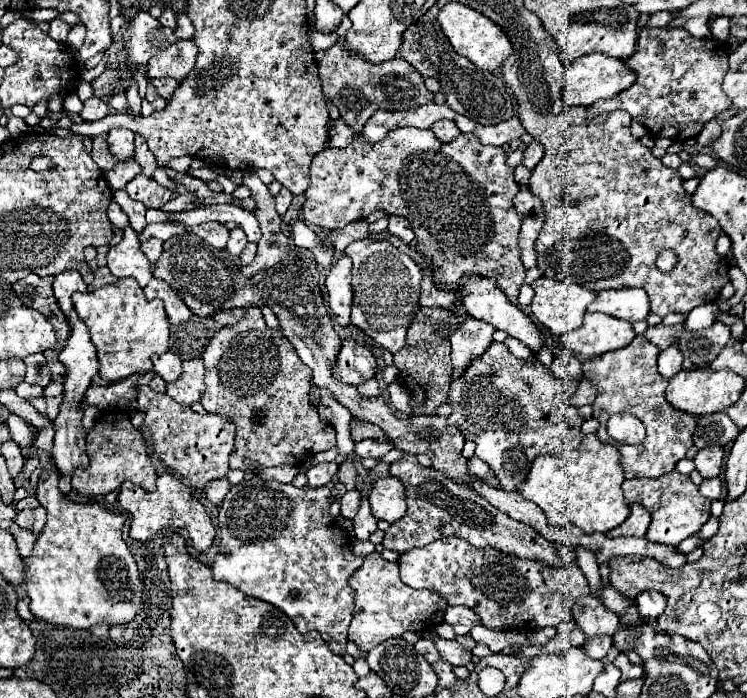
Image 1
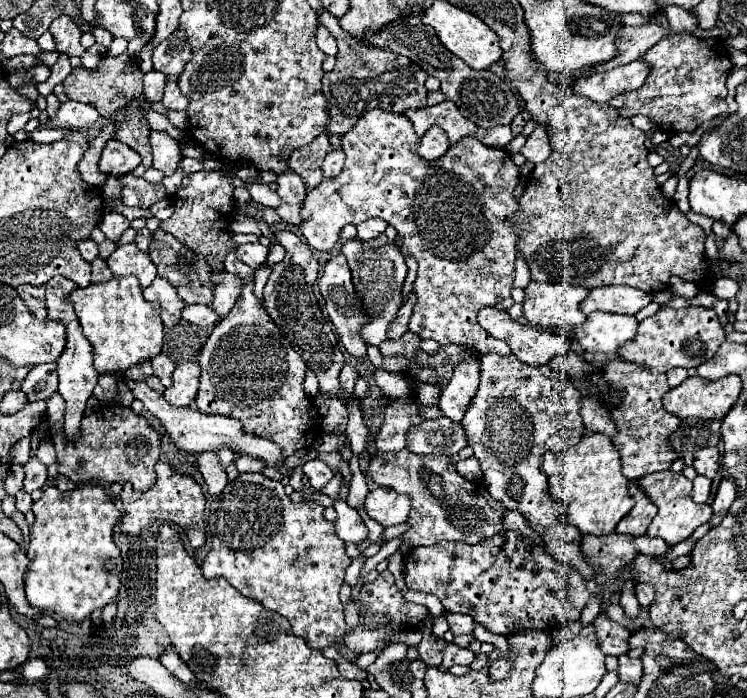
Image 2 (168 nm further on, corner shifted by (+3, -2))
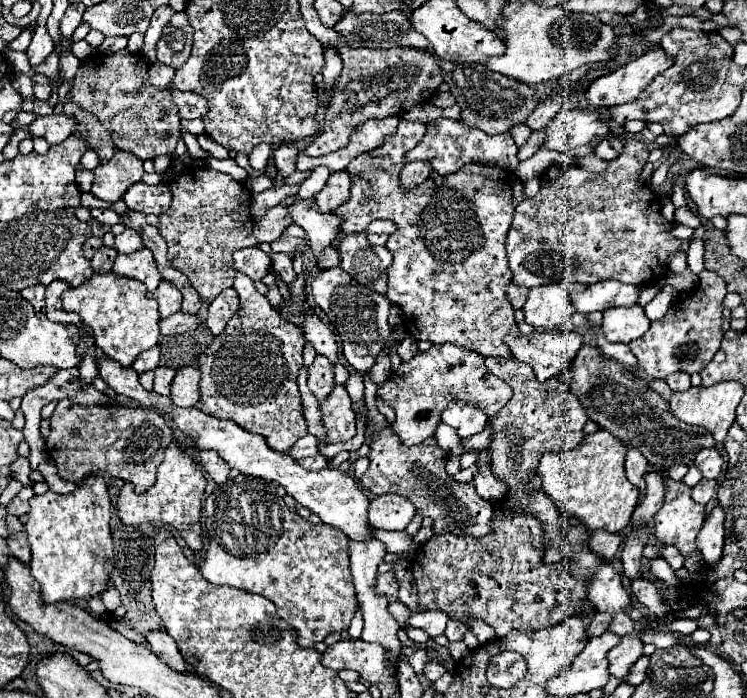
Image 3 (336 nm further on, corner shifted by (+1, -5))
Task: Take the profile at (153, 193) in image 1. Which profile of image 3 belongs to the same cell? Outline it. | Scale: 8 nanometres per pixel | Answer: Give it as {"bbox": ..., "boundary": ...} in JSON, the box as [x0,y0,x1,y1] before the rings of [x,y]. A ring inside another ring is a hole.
{"bbox":[123,181,171,215],"boundary":[[[139,181],[127,189],[123,201],[133,211],[161,215],[171,207],[171,191],[165,183],[145,185]]]}

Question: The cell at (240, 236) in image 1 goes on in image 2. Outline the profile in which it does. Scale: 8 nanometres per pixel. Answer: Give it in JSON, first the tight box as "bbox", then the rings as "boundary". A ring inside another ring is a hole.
{"bbox":[195,250,321,458],"boundary":[[[235,250],[225,256],[225,272],[239,274],[247,282],[227,318],[213,328],[201,350],[201,384],[195,406],[203,414],[223,414],[239,420],[245,434],[275,442],[283,458],[287,458],[299,450],[311,448],[321,432],[321,416],[303,392],[307,368],[301,356],[285,344],[279,328],[253,294],[253,270],[237,260]]]}

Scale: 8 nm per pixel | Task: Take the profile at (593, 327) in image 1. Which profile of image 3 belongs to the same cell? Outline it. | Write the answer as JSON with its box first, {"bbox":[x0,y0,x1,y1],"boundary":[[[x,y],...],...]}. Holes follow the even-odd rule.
{"bbox":[601,305,651,343],"boundary":[[[633,305],[633,307],[607,309],[603,313],[601,331],[605,339],[611,343],[631,343],[633,339],[645,335],[649,325],[651,321],[645,315],[645,309],[641,305]]]}

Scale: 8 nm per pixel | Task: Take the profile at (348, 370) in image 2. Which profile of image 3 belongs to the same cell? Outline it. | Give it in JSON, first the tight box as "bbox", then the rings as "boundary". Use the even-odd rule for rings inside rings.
{"bbox":[319,385,355,443],"boundary":[[[335,385],[329,397],[319,403],[321,411],[321,423],[327,431],[325,443],[337,443],[337,441],[349,441],[355,437],[355,413],[351,409],[349,393],[343,385]]]}

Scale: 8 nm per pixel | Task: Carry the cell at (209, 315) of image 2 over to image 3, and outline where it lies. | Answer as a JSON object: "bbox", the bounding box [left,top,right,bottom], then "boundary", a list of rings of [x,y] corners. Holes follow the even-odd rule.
{"bbox":[159,311,199,335],"boundary":[[[183,311],[159,321],[161,335],[179,335],[185,331],[193,331],[197,325],[199,325],[199,315],[187,315]]]}

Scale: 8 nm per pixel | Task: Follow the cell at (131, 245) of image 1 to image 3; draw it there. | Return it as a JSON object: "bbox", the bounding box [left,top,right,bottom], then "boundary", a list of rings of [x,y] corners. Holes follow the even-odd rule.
{"bbox":[113,247,161,291],"boundary":[[[145,247],[141,251],[135,251],[129,255],[117,255],[115,265],[113,265],[113,273],[143,281],[149,291],[155,291],[161,281],[161,273],[157,269],[153,253]]]}

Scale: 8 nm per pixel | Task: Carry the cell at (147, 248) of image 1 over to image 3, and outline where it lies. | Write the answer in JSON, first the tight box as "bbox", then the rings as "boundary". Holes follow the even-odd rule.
{"bbox":[115,229,143,253],"boundary":[[[125,229],[121,235],[115,237],[115,249],[119,253],[133,253],[133,251],[143,249],[139,233],[135,229]]]}

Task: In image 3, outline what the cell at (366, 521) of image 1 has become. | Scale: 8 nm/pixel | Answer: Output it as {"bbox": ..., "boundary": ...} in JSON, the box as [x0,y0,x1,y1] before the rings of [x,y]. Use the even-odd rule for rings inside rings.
{"bbox":[347,609,363,639],"boundary":[[[357,609],[357,611],[355,611],[355,617],[353,617],[353,621],[351,621],[349,629],[347,629],[347,633],[349,633],[349,637],[353,637],[353,639],[359,639],[359,637],[361,637],[361,631],[363,631],[363,617],[361,617],[361,611]]]}

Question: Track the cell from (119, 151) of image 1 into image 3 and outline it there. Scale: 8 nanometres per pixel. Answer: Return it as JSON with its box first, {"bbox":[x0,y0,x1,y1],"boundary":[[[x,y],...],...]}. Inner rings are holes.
{"bbox":[91,151,143,203],"boundary":[[[117,151],[111,159],[111,163],[99,165],[95,169],[95,181],[91,187],[91,193],[105,201],[105,203],[115,203],[119,199],[123,199],[125,191],[141,181],[143,177],[143,161],[137,159],[131,153],[123,153]]]}

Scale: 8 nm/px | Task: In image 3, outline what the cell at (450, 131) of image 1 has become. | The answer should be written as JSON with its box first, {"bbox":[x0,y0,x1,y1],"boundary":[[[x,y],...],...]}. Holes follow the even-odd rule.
{"bbox":[399,163,431,191],"boundary":[[[407,163],[401,169],[399,183],[405,191],[413,191],[417,185],[427,181],[429,177],[431,177],[431,167],[427,167],[427,163]]]}

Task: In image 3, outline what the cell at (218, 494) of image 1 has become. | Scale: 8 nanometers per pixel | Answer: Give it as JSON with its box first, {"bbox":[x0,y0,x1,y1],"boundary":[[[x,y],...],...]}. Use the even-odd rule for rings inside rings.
{"bbox":[199,451,229,485],"boundary":[[[199,451],[199,461],[205,467],[205,471],[211,475],[211,479],[219,485],[227,481],[229,465],[215,453],[215,451]]]}

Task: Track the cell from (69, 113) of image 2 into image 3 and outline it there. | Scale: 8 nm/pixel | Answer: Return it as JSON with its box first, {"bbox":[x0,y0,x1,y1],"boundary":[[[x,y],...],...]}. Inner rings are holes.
{"bbox":[29,115,75,145],"boundary":[[[45,115],[45,117],[37,117],[29,127],[31,139],[45,139],[49,145],[57,145],[63,143],[71,133],[75,133],[75,119],[71,119],[71,115]]]}

